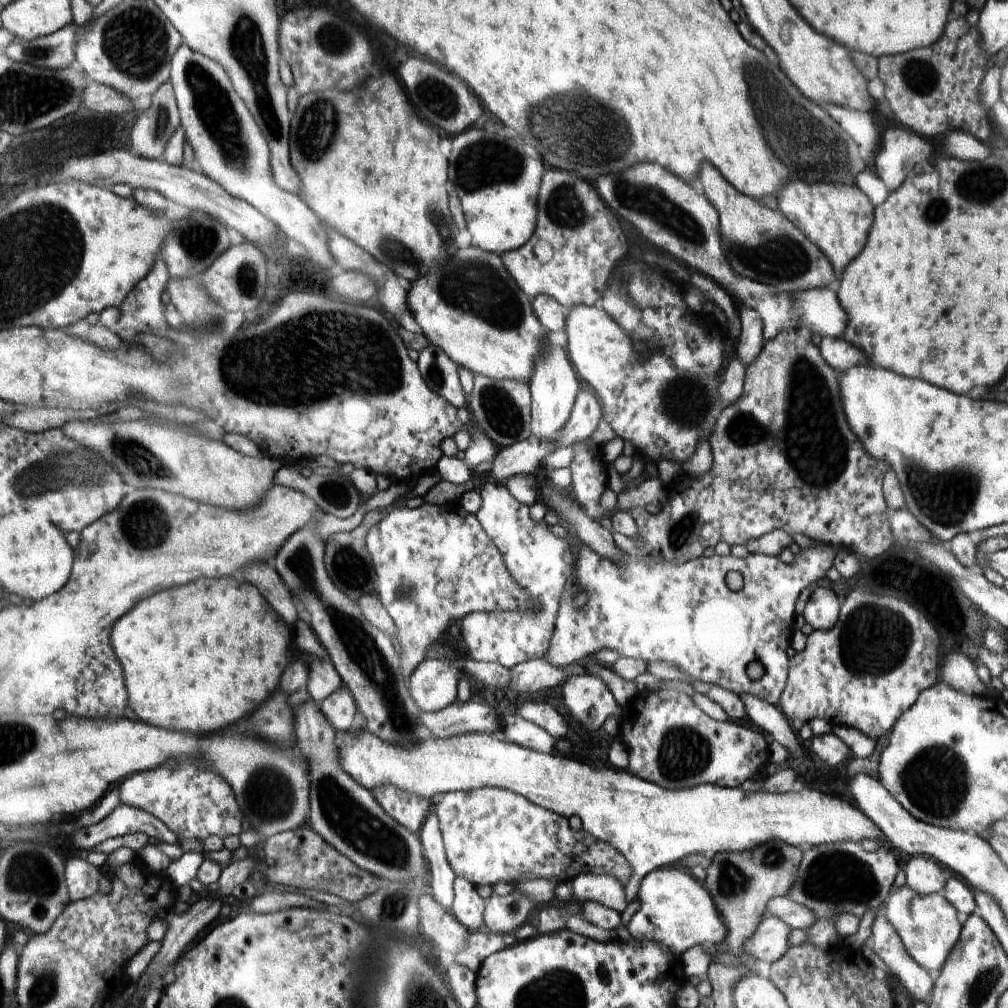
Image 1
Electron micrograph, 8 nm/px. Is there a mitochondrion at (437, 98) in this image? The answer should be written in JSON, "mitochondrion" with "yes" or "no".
{"mitochondrion":"yes"}

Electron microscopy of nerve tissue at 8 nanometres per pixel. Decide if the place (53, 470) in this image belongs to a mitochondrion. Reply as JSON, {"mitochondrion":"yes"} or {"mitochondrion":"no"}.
{"mitochondrion":"yes"}

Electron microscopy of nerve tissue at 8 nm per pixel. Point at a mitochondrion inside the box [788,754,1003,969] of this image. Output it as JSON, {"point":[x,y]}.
{"point":[835,878]}

